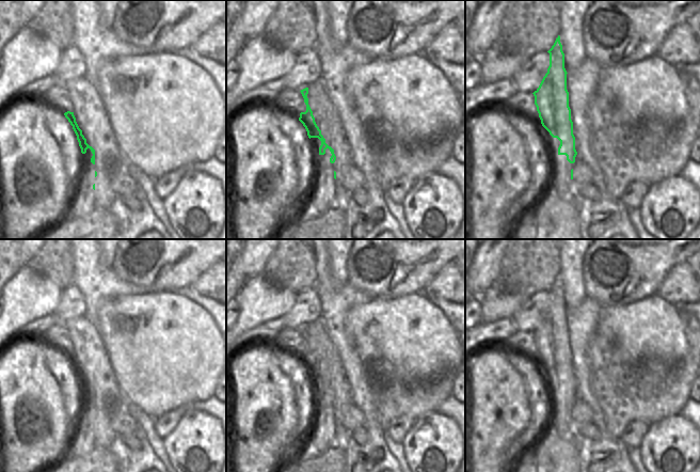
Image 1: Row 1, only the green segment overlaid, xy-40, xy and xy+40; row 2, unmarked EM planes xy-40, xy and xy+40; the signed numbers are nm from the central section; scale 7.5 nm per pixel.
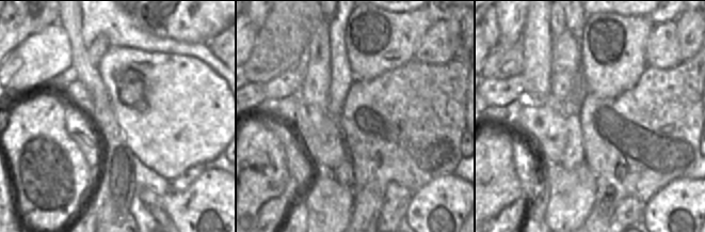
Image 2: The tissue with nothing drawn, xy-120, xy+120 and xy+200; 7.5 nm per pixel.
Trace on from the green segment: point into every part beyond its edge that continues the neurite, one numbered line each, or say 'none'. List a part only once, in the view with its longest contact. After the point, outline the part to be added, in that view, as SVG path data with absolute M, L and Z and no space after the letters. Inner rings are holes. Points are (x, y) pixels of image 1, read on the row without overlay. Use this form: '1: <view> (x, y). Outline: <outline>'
1: xy (323, 420). Outline: M329 388L324 394L313 394L315 400L315 412L313 414L313 426L317 431L309 454L322 454L330 450L334 444L336 432L336 420L334 418L334 403L330 402L332 393Z

